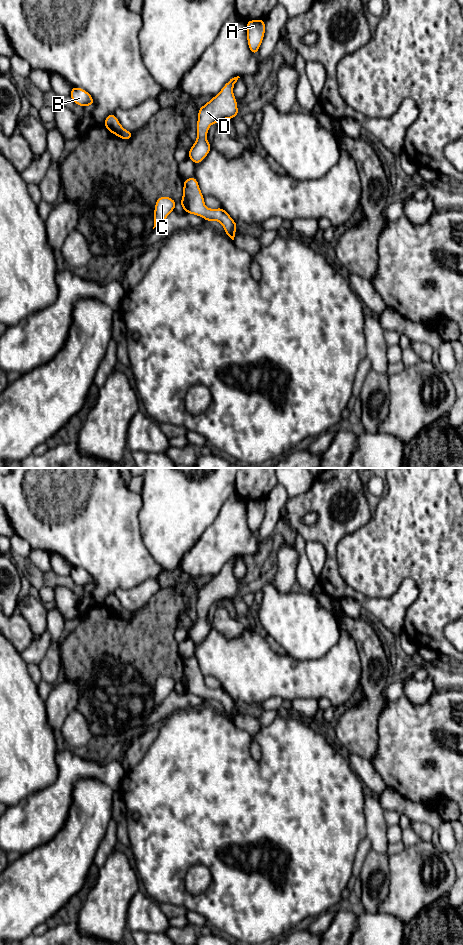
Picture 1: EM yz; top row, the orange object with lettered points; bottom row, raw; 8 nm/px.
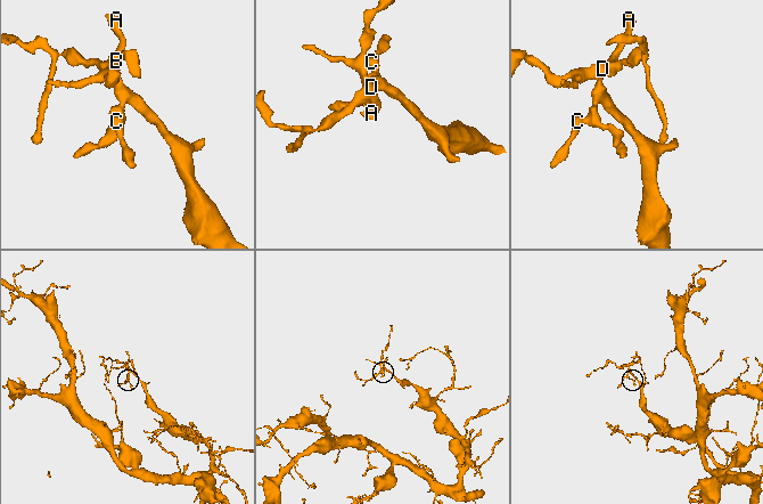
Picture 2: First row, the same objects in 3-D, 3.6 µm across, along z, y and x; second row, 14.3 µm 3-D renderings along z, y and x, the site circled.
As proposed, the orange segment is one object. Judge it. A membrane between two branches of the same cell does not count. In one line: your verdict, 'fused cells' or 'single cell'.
single cell

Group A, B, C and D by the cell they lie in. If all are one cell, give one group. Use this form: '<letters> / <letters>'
A B C D

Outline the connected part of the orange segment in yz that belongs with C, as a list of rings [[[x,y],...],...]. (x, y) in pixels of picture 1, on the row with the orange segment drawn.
[[[166,196],[159,197],[155,203],[153,229],[163,223],[167,216],[175,210],[175,207],[176,202],[174,199]]]

